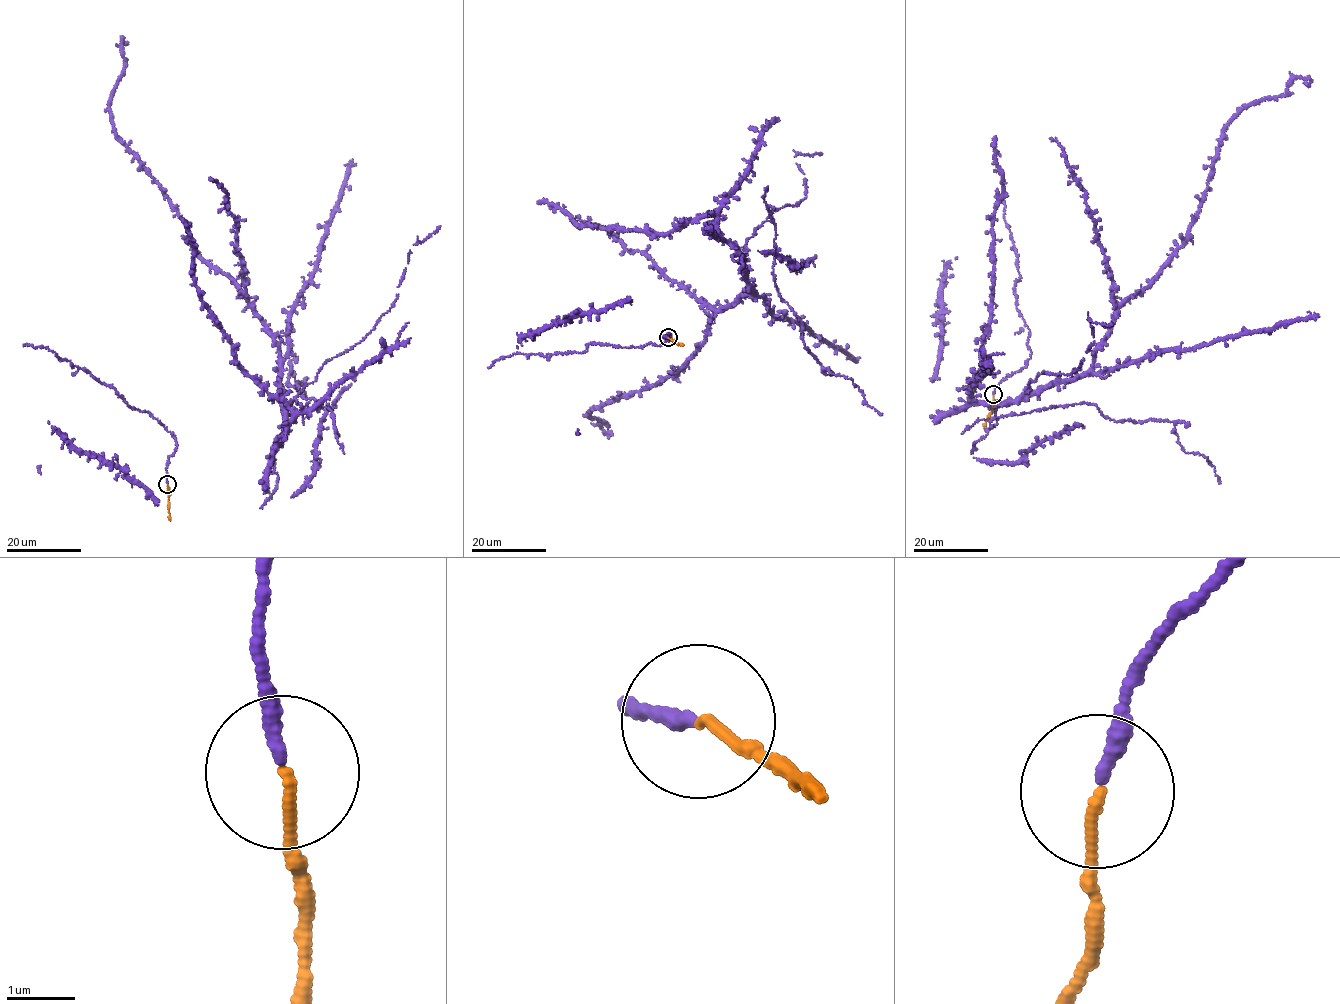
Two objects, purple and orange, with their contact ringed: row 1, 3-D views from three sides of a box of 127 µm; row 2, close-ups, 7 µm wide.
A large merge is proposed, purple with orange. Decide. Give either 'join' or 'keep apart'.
join

